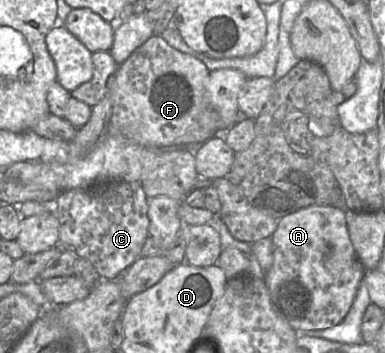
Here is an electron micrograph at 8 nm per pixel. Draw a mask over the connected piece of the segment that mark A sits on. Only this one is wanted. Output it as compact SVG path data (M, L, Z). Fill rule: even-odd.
M311 205L302 208L278 220L277 229L271 236L274 247L273 263L268 272L265 274L265 283L269 290L271 301L274 307L289 322L296 332L309 332L313 330L327 329L340 323L348 313L356 296L358 287L364 278L366 269L358 258L358 255L350 239L346 223L345 210L346 209L343 208L326 205Z

